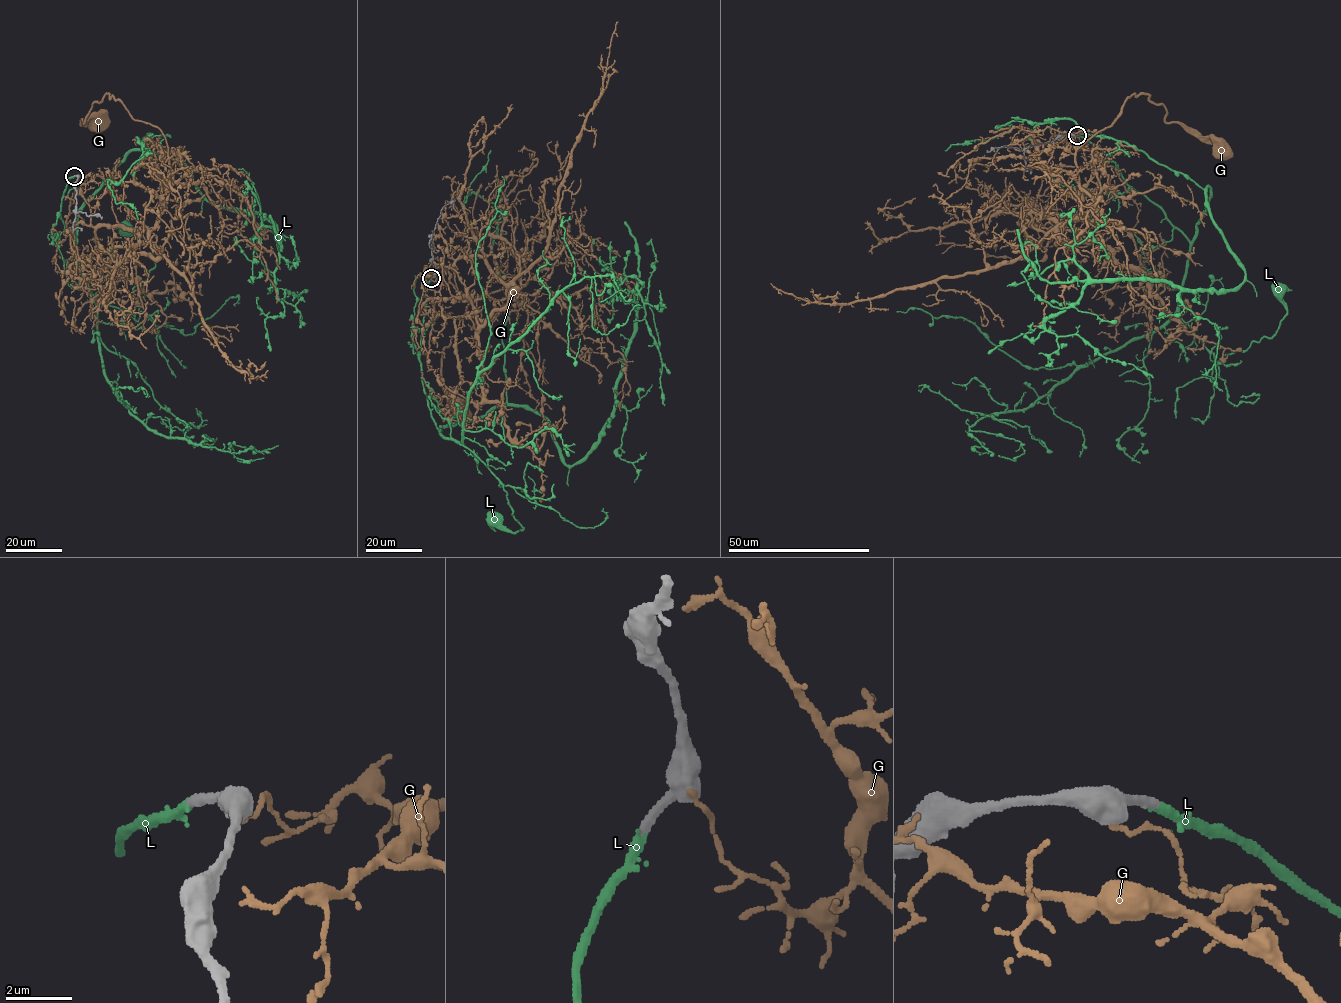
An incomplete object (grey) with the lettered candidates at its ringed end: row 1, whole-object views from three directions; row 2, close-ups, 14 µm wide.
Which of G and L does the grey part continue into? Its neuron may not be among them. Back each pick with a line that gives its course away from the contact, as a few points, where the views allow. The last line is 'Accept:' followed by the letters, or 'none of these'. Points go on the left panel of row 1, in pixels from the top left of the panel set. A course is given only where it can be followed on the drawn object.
L: Its course: (73, 176), (59, 214), (74, 238), (80, 274), (98, 304), (135, 321), (155, 261), (145, 239), (125, 229)
Accept: L

